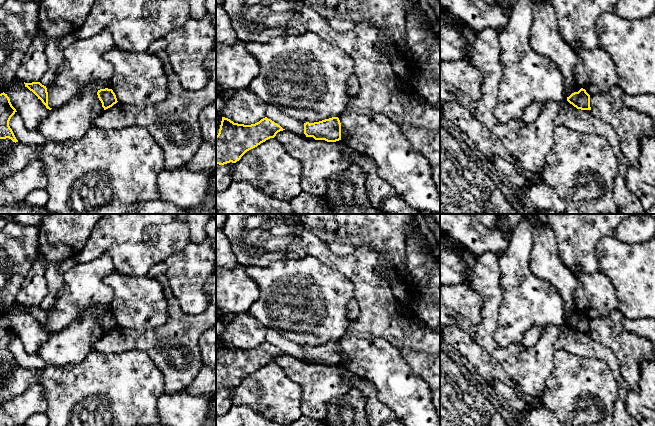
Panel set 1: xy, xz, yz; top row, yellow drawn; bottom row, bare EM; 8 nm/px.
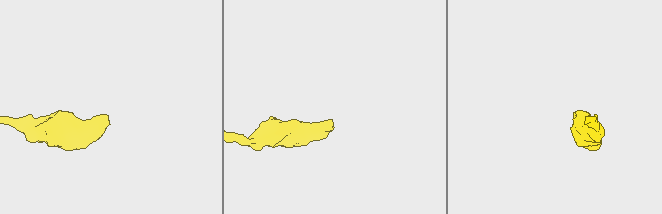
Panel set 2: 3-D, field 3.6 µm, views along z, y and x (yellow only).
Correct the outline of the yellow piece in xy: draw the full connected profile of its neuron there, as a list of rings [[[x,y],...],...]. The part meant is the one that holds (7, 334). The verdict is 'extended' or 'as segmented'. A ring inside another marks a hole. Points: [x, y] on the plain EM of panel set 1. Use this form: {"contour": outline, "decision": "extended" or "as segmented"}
{"contour": [[[4,316],[0,318],[0,363],[9,362],[13,366],[18,366],[12,353],[9,350],[11,341],[16,337],[9,321]]], "decision": "as segmented"}

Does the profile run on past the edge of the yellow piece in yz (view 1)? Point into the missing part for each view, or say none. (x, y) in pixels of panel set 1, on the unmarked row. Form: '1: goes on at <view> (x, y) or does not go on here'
1: does not go on here

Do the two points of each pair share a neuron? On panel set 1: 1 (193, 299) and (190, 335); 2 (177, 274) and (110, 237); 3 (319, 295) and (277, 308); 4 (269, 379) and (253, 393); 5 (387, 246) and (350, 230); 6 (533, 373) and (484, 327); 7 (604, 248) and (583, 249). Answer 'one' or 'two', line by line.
1: two
2: two
3: one
4: one
5: one
6: one
7: two

